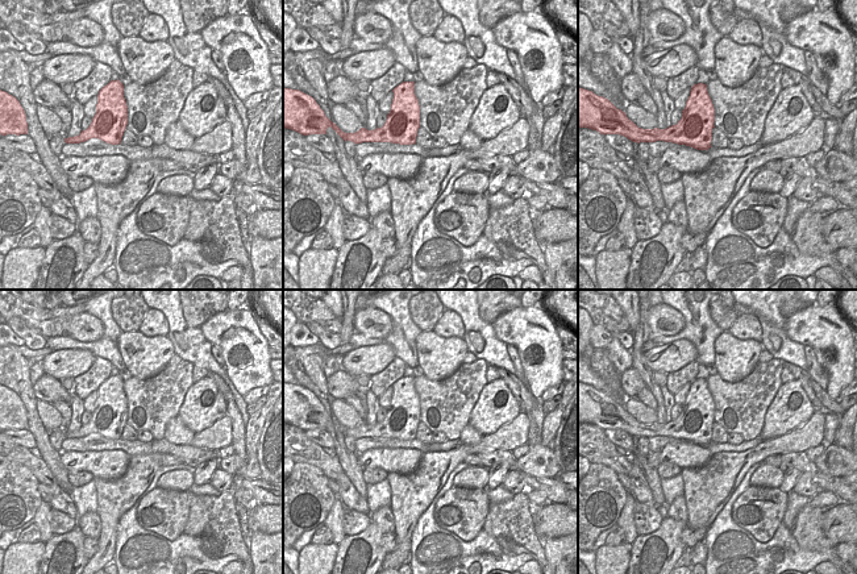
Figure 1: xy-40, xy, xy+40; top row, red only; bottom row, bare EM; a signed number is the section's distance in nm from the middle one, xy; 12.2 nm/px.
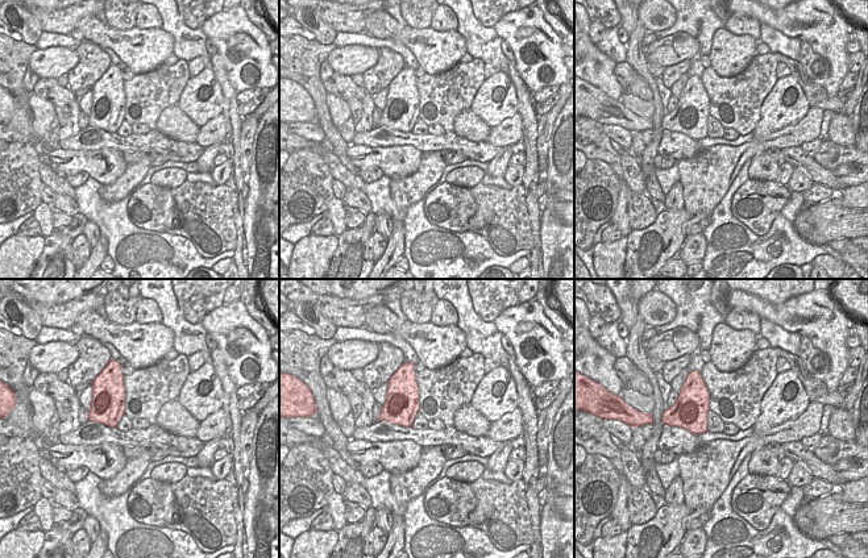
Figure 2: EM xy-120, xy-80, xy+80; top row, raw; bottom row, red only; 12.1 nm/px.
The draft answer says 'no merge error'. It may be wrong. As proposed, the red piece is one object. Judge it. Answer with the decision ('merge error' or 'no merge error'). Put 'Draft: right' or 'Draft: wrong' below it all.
no merge error
Draft: right

